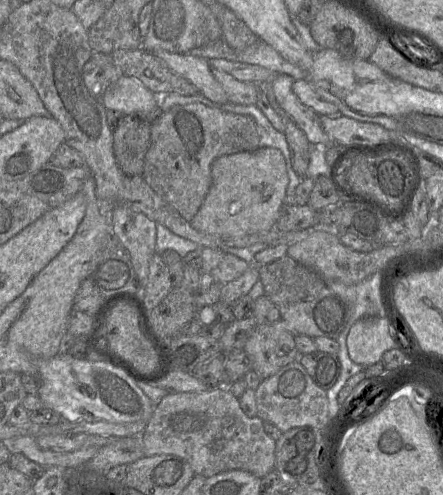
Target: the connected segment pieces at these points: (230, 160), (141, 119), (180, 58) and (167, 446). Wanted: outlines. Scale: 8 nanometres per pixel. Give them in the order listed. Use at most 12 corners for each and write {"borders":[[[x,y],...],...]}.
{"borders":[[[263,147],[217,158],[190,225],[219,238],[275,227],[289,177]],[[162,113],[124,115],[114,155],[127,176],[143,175],[151,126]],[[156,50],[153,55],[210,101],[229,102],[207,59]],[[228,387],[167,394],[140,435],[209,478],[274,470],[276,441]]]}

